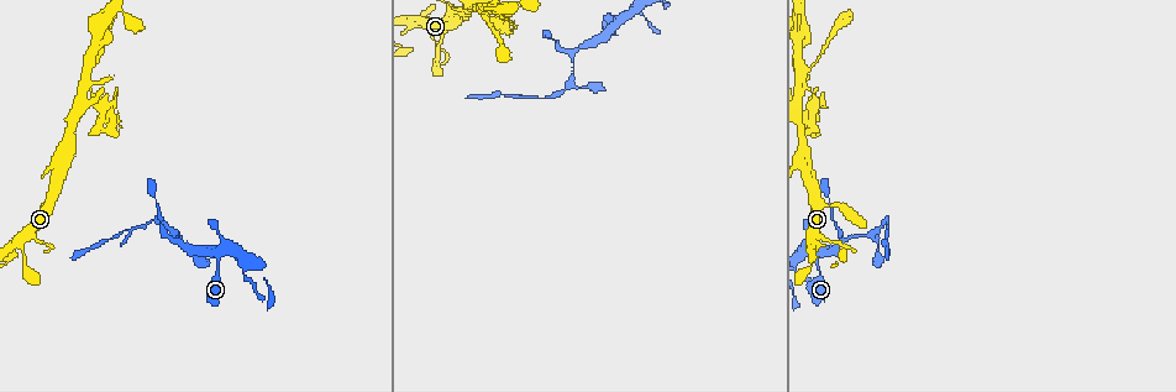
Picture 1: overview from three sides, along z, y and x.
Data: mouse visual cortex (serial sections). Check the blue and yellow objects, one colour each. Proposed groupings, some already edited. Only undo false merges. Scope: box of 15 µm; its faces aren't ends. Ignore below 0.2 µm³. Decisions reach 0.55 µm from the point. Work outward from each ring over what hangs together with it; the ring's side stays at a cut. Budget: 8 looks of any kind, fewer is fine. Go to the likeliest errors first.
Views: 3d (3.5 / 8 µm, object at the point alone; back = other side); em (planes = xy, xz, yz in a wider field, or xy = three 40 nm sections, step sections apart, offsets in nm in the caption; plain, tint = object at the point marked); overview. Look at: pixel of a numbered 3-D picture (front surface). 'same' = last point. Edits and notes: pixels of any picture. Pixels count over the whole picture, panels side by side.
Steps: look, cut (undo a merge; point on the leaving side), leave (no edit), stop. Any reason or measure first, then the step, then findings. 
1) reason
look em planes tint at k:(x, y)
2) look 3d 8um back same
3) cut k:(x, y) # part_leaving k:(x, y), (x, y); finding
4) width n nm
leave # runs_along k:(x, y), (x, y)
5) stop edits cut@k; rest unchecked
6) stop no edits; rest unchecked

three-way junction
look 3d 8um at 1:(805, 167)

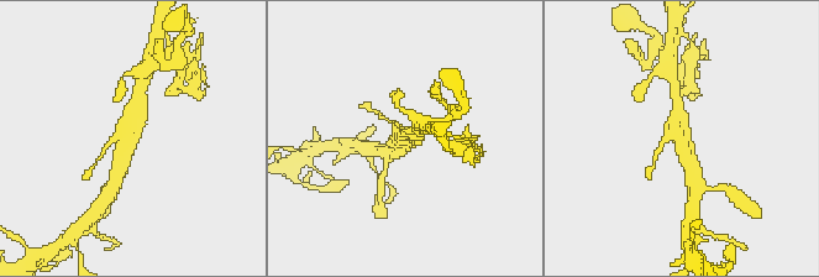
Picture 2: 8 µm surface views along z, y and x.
closer look
look 3d 3.5um at 2:(126, 141)

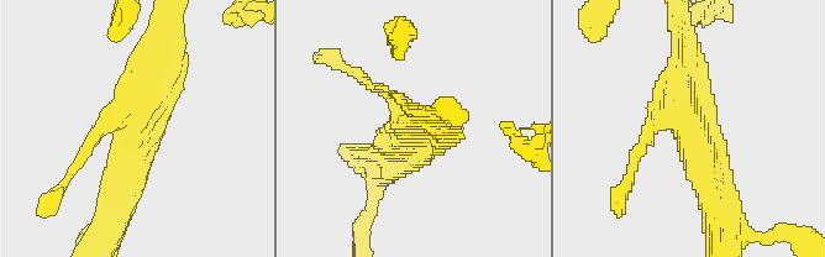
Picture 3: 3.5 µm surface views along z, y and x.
arms 3; arm_widths 150, 300, 400 nm
look em xy step 5 tint at 3:(686, 126)

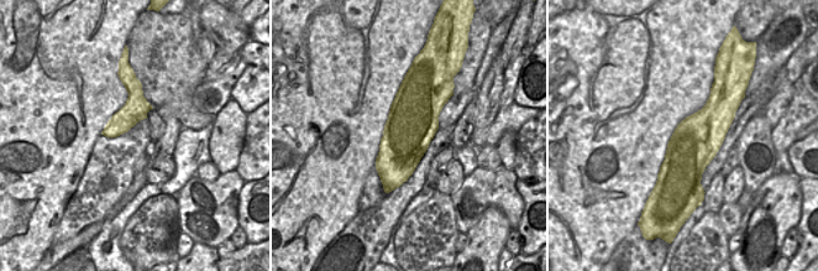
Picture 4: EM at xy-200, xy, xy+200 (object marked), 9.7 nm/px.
width 500 nm
leave # runs_along 3:(122, 202), (141, 88), (164, 53); continuous, no second cell

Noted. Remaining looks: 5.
narrows sharply
look 3d 8um at 1:(92, 91)

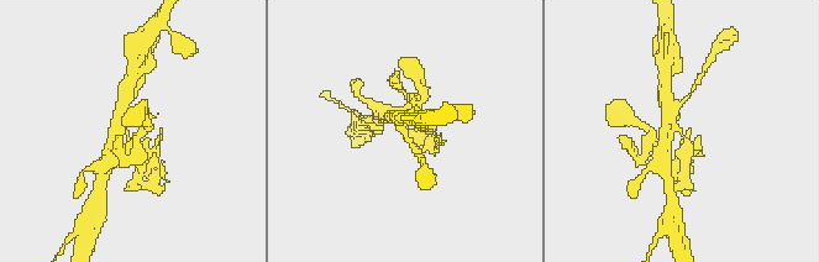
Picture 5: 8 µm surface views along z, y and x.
look 3d 3.5um at 5:(682, 132)

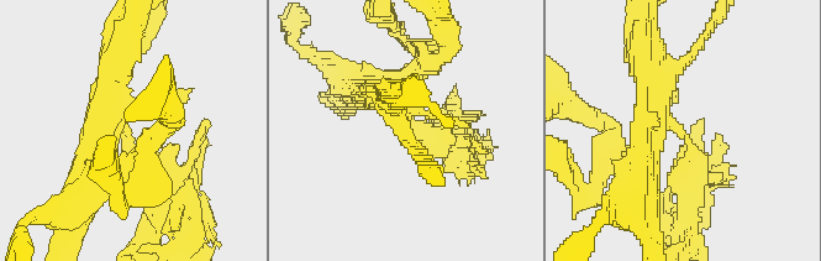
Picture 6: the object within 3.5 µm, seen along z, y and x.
look em xy step 2 tint at 6:(126, 131)

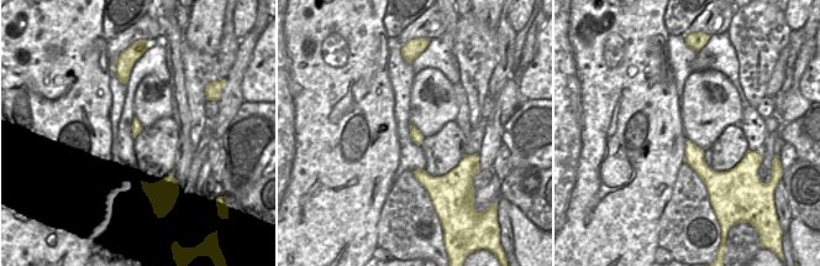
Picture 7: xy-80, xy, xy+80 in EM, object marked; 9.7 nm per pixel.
width 110 nm
cut 6:(431, 126) # part_leaving 6:(678, 129), (698, 163), (675, 217); two cells meet here

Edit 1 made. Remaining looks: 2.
look 3d 3.5um at 1:(218, 257)

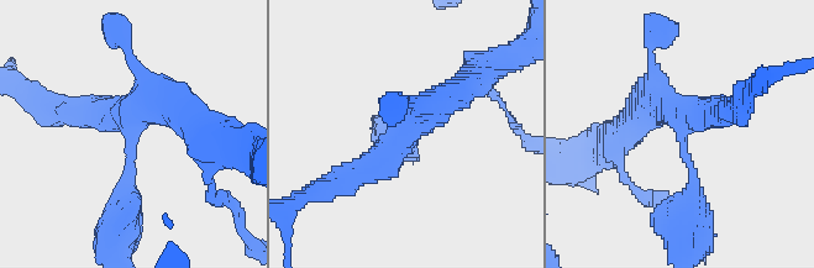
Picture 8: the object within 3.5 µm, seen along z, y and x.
leave # runs_along 8:(126, 203), (130, 119), (66, 111); continuous, no second cell

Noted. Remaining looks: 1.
stop edits cut@6; rest unchecked

